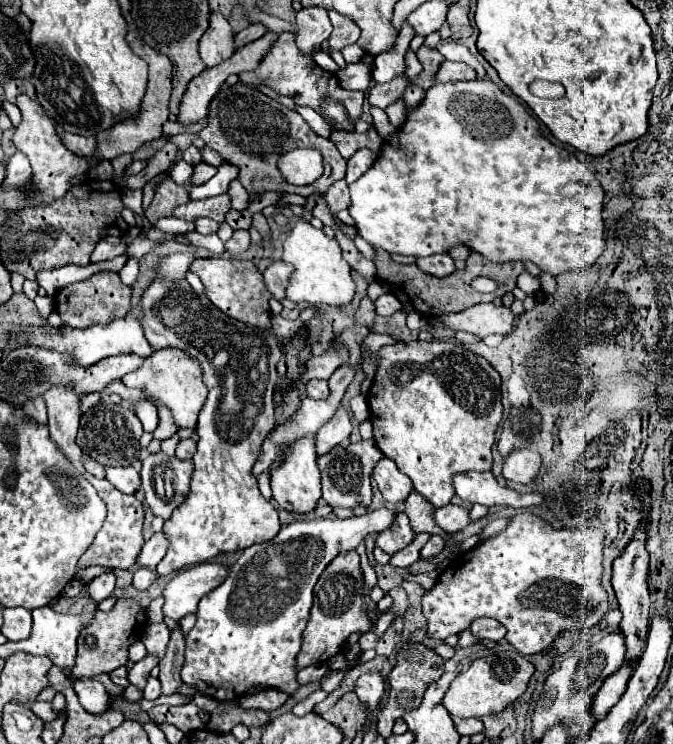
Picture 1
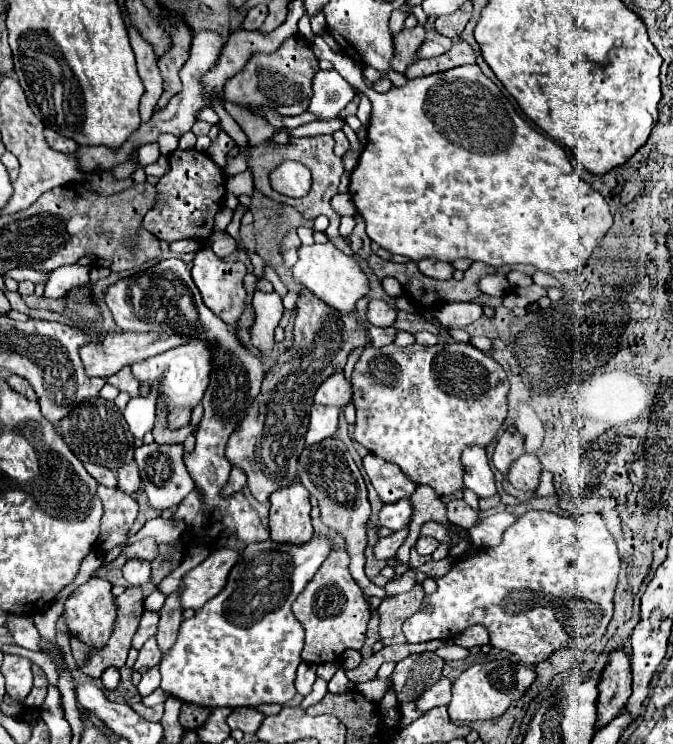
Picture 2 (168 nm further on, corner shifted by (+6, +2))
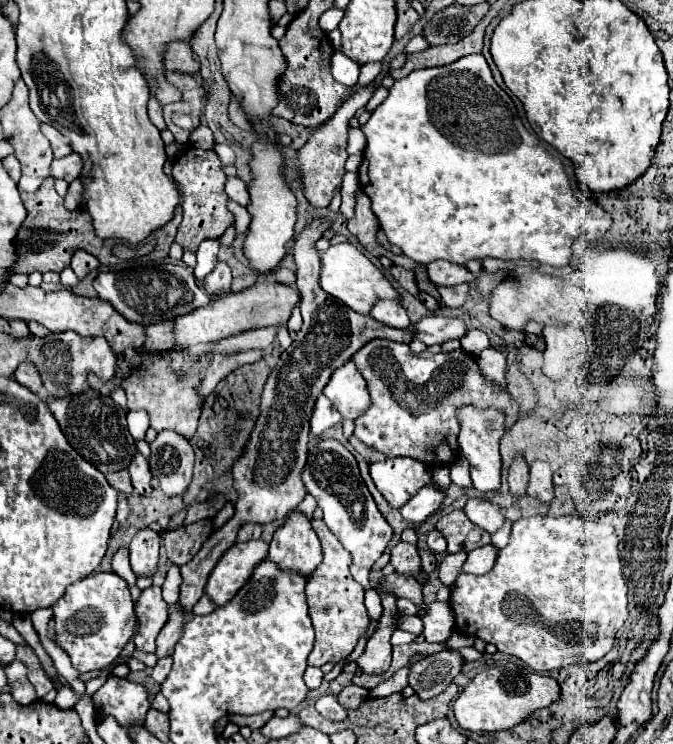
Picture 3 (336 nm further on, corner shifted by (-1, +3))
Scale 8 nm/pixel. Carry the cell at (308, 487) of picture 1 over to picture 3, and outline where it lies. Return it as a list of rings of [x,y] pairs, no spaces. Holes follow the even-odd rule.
[[[292,512],[284,526],[280,526],[270,542],[268,560],[284,568],[284,572],[298,572],[310,576],[322,562],[320,540],[314,534],[310,520],[298,512]]]

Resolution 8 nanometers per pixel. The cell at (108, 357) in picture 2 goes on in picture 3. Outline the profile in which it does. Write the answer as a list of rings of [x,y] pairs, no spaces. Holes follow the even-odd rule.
[[[272,274],[260,276],[258,282],[252,288],[246,288],[238,294],[228,294],[218,300],[212,300],[210,304],[196,308],[194,312],[188,312],[184,316],[178,316],[174,320],[176,326],[176,346],[178,348],[192,348],[198,344],[208,344],[208,342],[218,342],[222,338],[254,330],[254,328],[264,328],[264,326],[278,326],[288,322],[294,306],[298,306],[298,290],[280,282],[274,282]]]

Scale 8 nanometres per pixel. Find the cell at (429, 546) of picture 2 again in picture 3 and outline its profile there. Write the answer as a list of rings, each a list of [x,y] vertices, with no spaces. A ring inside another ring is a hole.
[[[432,530],[428,534],[428,548],[432,552],[446,552],[446,538],[438,530]]]

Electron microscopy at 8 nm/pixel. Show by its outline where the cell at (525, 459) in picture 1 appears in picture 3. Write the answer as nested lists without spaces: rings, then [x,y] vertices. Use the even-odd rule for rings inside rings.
[[[532,462],[530,464],[530,484],[528,484],[528,496],[552,502],[554,500],[554,484],[552,484],[552,466],[548,462]]]

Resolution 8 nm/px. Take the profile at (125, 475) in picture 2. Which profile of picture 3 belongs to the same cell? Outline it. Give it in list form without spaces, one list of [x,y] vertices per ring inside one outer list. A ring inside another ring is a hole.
[[[136,454],[134,460],[130,462],[128,472],[132,476],[134,490],[142,496],[150,496],[150,492],[152,492],[152,484],[150,484],[152,474],[150,474],[150,468],[148,468],[148,460],[142,454]]]

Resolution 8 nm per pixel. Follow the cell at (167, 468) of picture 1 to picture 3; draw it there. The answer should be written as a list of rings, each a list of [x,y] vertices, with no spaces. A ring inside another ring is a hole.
[[[164,430],[150,442],[150,470],[154,482],[166,492],[166,496],[184,494],[192,480],[194,450],[190,442],[172,432]]]

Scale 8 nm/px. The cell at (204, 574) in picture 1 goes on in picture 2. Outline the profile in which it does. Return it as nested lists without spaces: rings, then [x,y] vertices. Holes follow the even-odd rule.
[[[231,549],[213,551],[203,563],[187,571],[181,579],[179,603],[183,609],[199,609],[211,597],[215,597],[227,581],[231,567],[237,563],[239,555]]]

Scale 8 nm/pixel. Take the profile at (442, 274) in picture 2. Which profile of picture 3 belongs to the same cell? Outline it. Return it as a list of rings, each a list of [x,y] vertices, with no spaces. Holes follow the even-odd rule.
[[[444,260],[430,262],[426,268],[428,268],[430,282],[434,282],[436,286],[458,286],[458,284],[476,280],[476,276],[472,272],[468,272],[464,266],[444,262]]]

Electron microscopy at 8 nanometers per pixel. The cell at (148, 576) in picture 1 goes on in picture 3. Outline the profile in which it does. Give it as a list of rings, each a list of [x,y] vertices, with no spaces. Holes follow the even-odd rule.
[[[142,528],[130,542],[130,564],[138,576],[154,576],[158,564],[160,534],[152,528]]]

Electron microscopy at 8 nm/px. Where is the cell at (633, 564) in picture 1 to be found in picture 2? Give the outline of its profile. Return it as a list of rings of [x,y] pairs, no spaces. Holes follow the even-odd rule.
[[[625,645],[609,653],[609,663],[599,681],[599,719],[597,727],[607,725],[621,713],[631,695],[631,653]]]

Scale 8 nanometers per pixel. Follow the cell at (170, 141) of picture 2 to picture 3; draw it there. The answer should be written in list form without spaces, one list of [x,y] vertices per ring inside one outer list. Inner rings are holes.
[[[168,72],[166,78],[182,92],[182,100],[164,108],[164,120],[176,142],[186,144],[190,132],[196,130],[200,124],[200,114],[204,108],[204,90],[188,74]]]

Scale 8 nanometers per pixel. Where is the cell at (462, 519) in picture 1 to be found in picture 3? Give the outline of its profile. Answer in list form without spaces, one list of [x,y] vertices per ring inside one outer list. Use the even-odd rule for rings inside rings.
[[[472,498],[468,500],[464,508],[466,516],[486,532],[496,532],[504,524],[504,510],[498,504],[492,504],[484,498]]]

